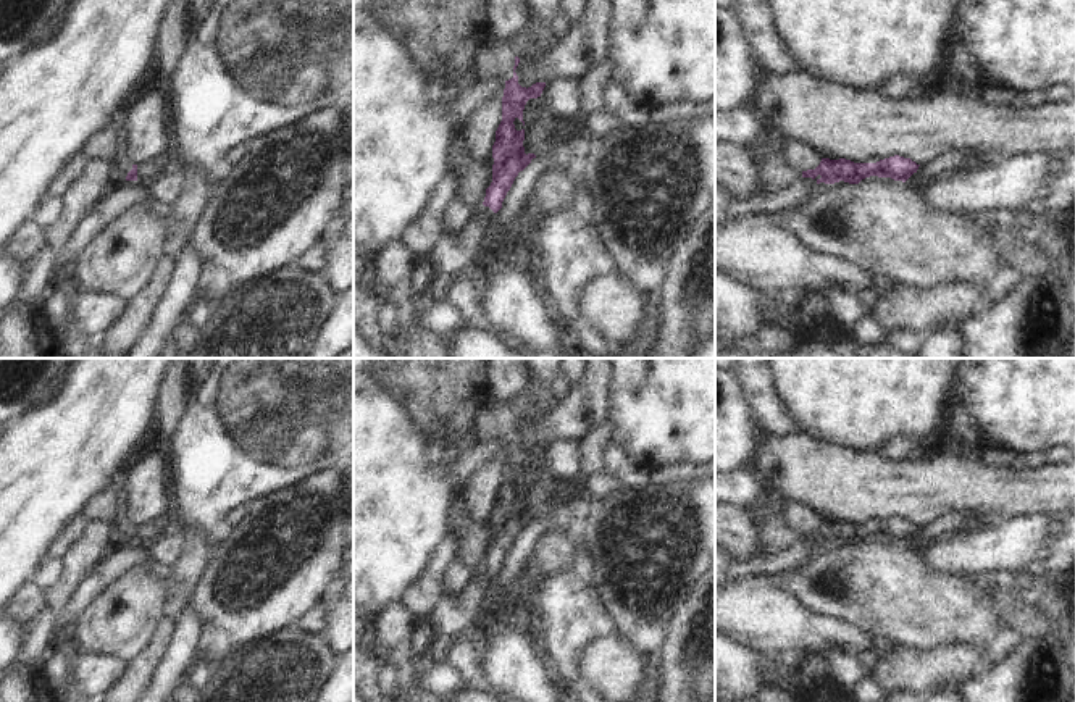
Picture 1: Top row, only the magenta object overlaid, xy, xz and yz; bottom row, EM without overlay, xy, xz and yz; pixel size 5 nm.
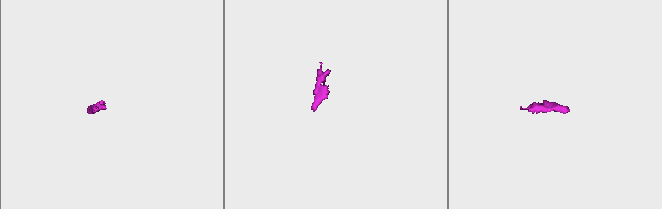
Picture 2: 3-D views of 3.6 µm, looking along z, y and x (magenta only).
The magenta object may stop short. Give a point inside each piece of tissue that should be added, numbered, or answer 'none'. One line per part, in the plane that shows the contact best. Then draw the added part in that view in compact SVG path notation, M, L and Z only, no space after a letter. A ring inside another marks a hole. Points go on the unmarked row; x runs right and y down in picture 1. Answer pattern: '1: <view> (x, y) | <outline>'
1: xy (121, 528) | M116 516L113 524L116 542L124 542L131 531L132 524L126 520L126 516Z

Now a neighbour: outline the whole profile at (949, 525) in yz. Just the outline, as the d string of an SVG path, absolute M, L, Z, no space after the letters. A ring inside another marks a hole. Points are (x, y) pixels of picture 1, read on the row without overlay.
M973 512L947 513L943 518L927 526L920 526L918 531L906 542L906 545L915 545L918 549L925 549L927 545L939 539L956 536L962 533L962 528L970 516L981 516L981 515L977 515Z

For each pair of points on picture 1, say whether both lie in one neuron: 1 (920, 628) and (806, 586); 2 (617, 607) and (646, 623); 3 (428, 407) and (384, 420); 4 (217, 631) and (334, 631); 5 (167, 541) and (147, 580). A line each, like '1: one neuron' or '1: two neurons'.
1: one neuron
2: one neuron
3: two neurons
4: two neurons
5: two neurons

